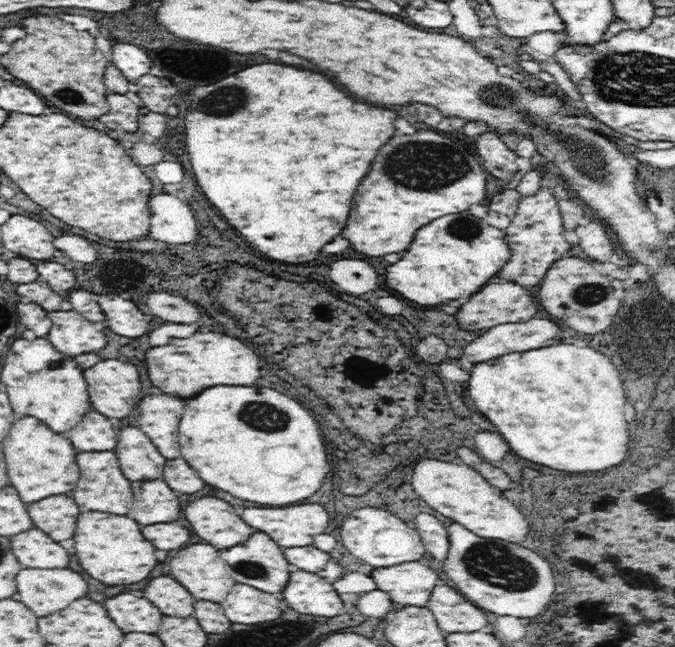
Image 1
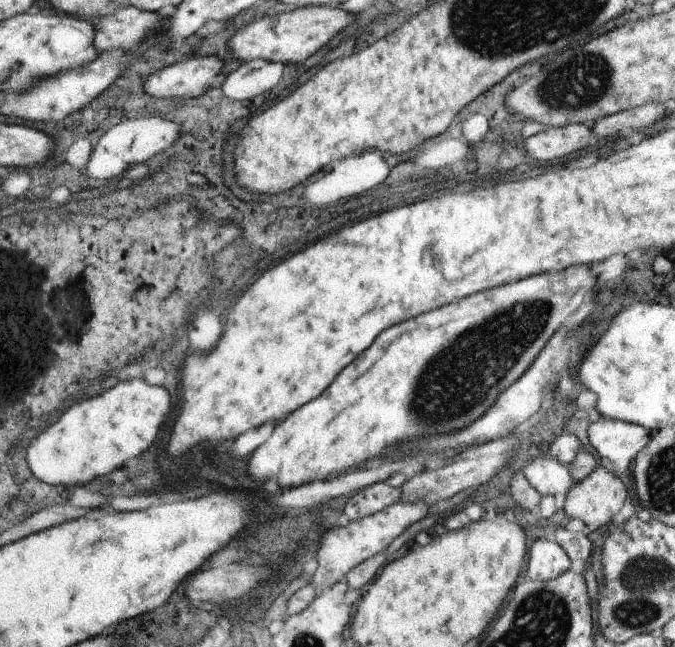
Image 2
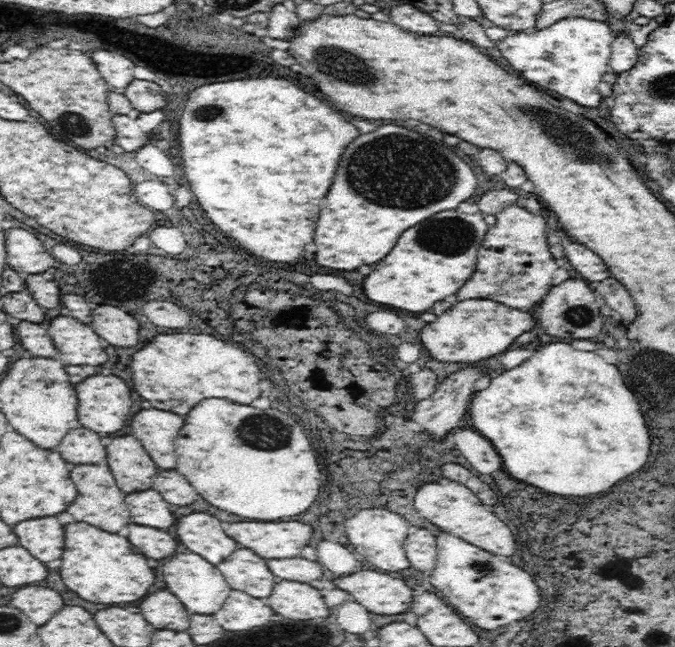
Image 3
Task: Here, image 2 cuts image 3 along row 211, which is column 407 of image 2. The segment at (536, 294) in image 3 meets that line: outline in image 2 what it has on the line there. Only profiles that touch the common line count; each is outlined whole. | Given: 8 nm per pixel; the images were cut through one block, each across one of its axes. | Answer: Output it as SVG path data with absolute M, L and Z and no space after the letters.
M417 502L417 504L391 504L381 512L375 512L367 518L361 518L357 522L351 522L347 526L333 526L333 530L329 530L319 548L317 548L317 570L311 578L311 586L315 588L331 588L337 582L343 582L343 578L347 576L349 570L353 570L357 564L365 562L371 556L377 556L395 536L399 536L411 522L419 522L425 520L425 510L427 504Z

